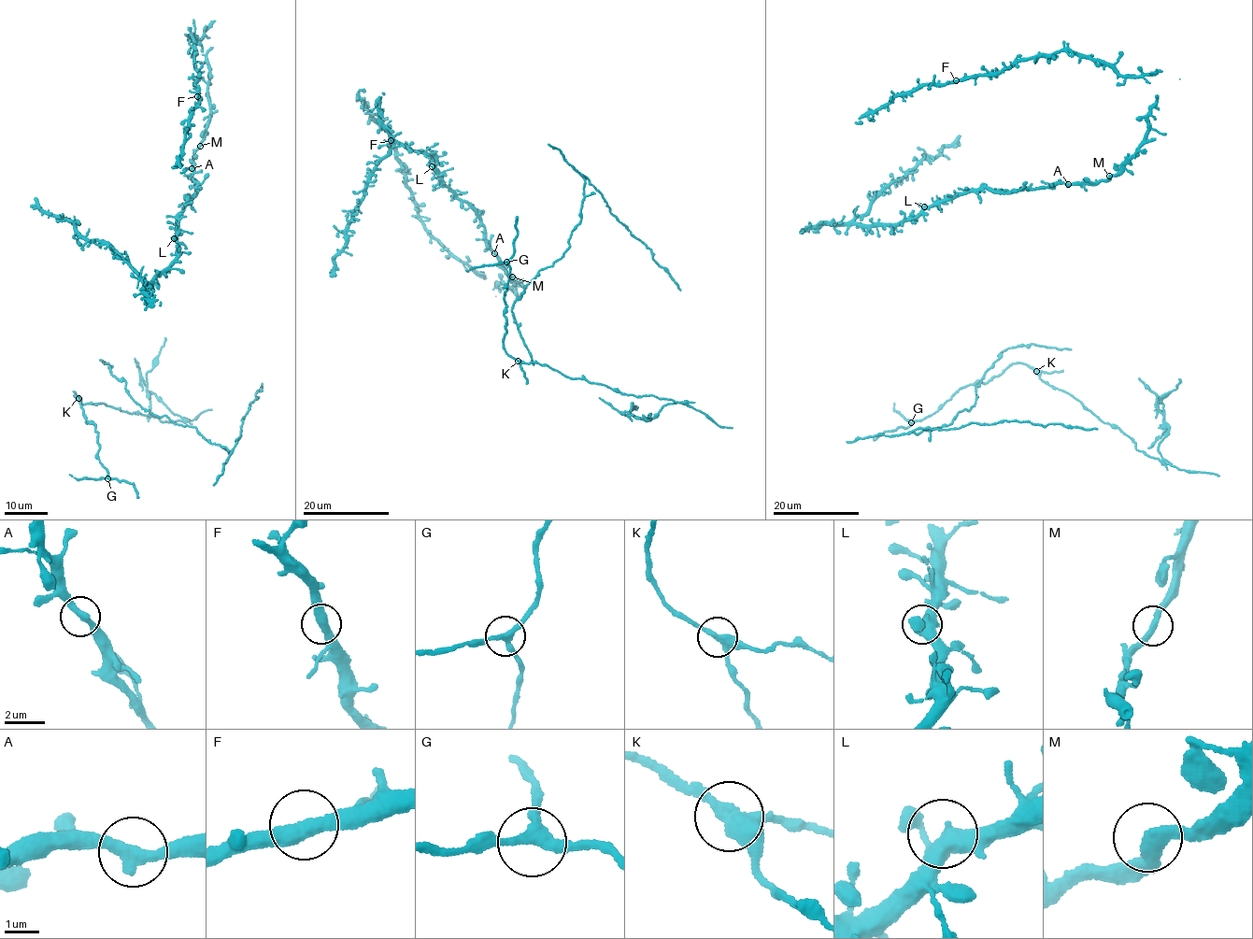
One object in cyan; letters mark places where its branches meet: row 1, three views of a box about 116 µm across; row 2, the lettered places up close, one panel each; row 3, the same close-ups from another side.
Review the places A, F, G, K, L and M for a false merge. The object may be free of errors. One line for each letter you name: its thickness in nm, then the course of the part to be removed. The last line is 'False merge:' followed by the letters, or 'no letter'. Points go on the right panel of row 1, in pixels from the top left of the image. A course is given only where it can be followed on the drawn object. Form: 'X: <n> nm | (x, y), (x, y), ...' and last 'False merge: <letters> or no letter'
K: 340 nm | (1036, 371), (1043, 381), (1132, 438), (1138, 450), (1160, 461), (1159, 444), (1169, 427), (1160, 400), (1178, 378)
False merge: K

